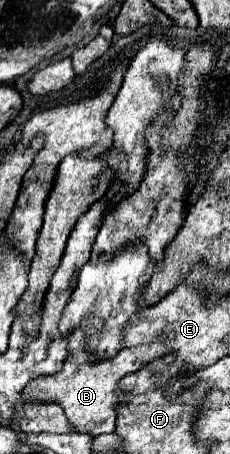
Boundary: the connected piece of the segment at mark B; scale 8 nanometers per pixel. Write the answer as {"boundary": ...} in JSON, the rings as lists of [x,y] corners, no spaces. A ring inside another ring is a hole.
{"boundary":[[[81,323],[71,335],[69,335],[69,359],[65,361],[61,373],[41,377],[37,381],[31,381],[25,389],[25,399],[27,401],[57,401],[61,403],[67,419],[73,423],[73,427],[79,433],[89,433],[93,437],[101,433],[113,433],[115,431],[115,419],[113,415],[119,405],[127,399],[125,391],[119,387],[119,381],[129,375],[139,371],[147,361],[163,357],[169,353],[169,345],[163,343],[163,339],[153,339],[151,343],[143,343],[137,347],[125,347],[121,349],[115,357],[103,357],[95,359],[89,351],[89,335],[87,335],[87,325]]]}

